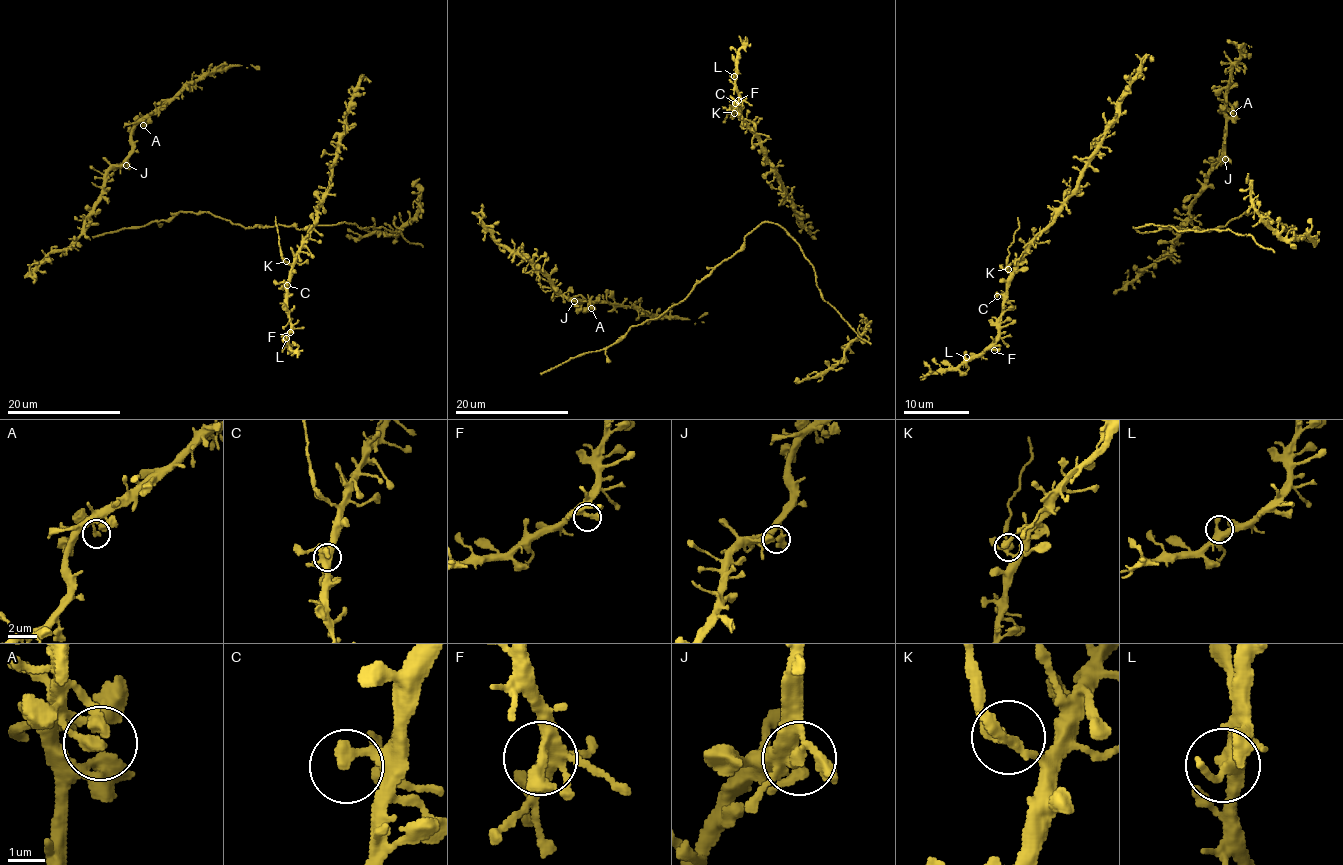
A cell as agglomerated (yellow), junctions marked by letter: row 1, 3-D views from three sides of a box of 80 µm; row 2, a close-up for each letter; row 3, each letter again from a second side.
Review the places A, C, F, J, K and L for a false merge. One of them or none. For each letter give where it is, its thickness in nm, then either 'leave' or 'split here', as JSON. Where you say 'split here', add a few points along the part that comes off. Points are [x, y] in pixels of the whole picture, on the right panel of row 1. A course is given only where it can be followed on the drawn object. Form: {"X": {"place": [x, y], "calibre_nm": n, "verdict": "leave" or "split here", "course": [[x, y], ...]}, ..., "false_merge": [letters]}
{"A": {"place": [1233, 113], "calibre_nm": 320, "verdict": "leave"}, "C": {"place": [997, 296], "calibre_nm": 340, "verdict": "leave"}, "F": {"place": [994, 350], "calibre_nm": 360, "verdict": "leave"}, "J": {"place": [1225, 159], "calibre_nm": 240, "verdict": "leave"}, "K": {"place": [1008, 269], "calibre_nm": 240, "verdict": "split here", "course": [[1008, 269], [1013, 234], [1018, 228], [1017, 218]]}, "L": {"place": [966, 357], "calibre_nm": 360, "verdict": "leave"}, "false_merge": ["K"]}

